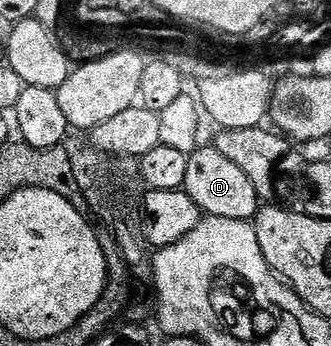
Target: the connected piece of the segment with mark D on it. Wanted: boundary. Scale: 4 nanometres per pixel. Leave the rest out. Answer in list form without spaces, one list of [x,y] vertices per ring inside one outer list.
[[[212,144],[199,145],[189,156],[182,189],[192,196],[192,204],[199,206],[203,215],[212,218],[250,222],[260,209],[260,199],[248,175]]]

